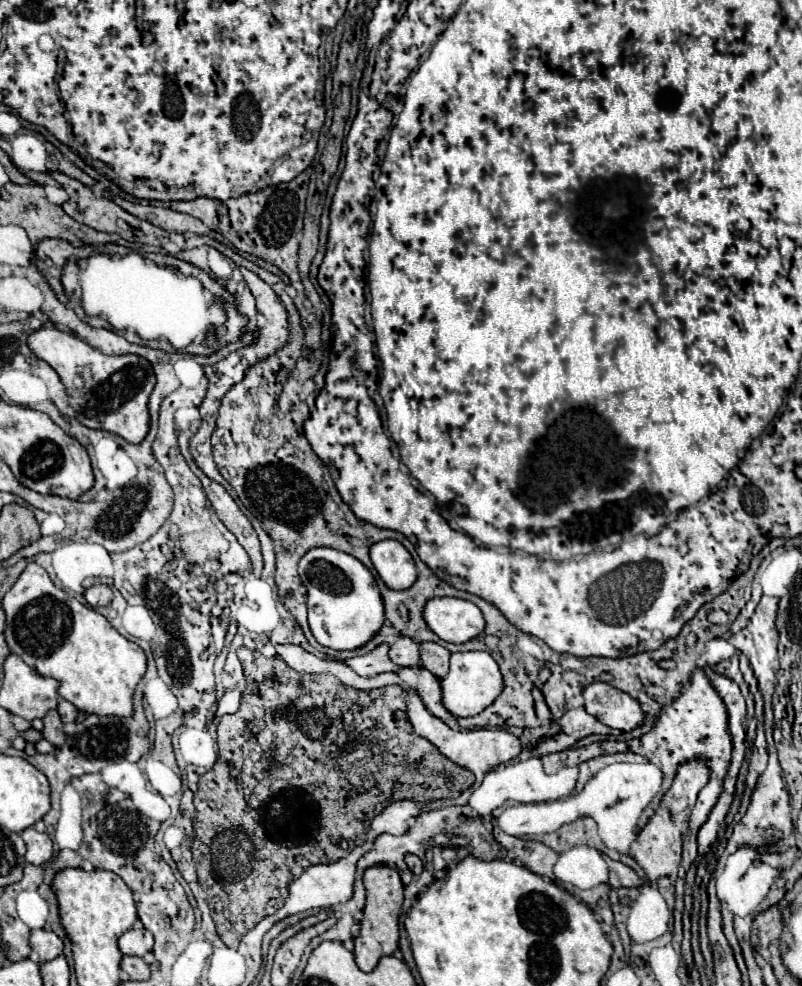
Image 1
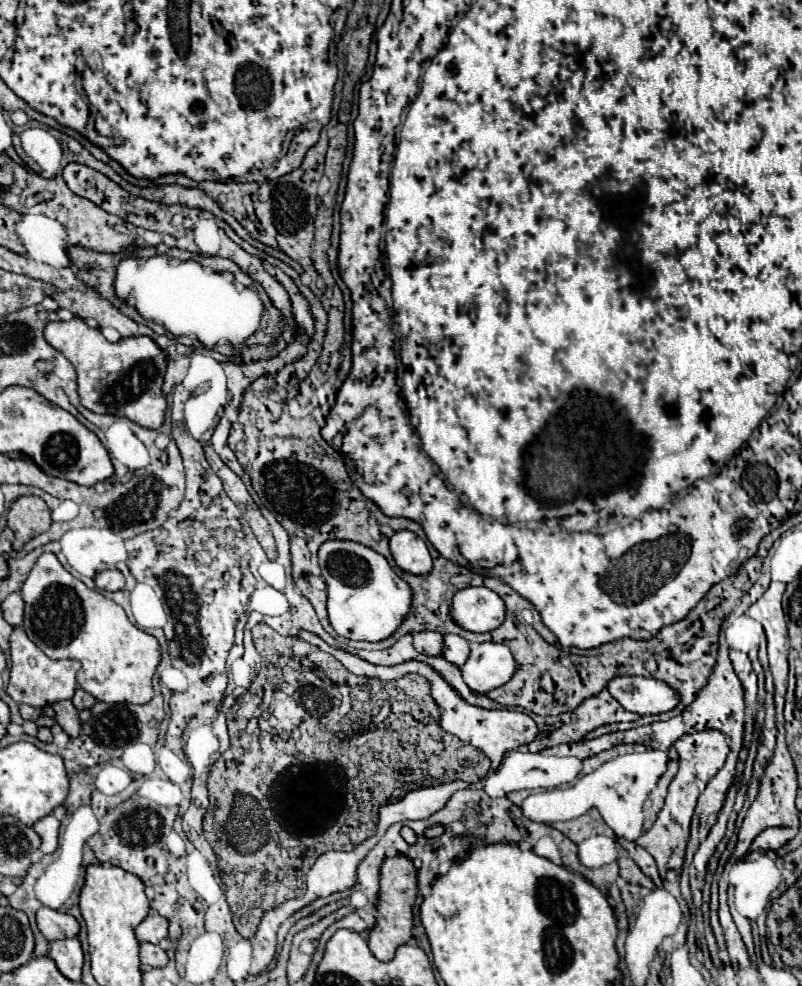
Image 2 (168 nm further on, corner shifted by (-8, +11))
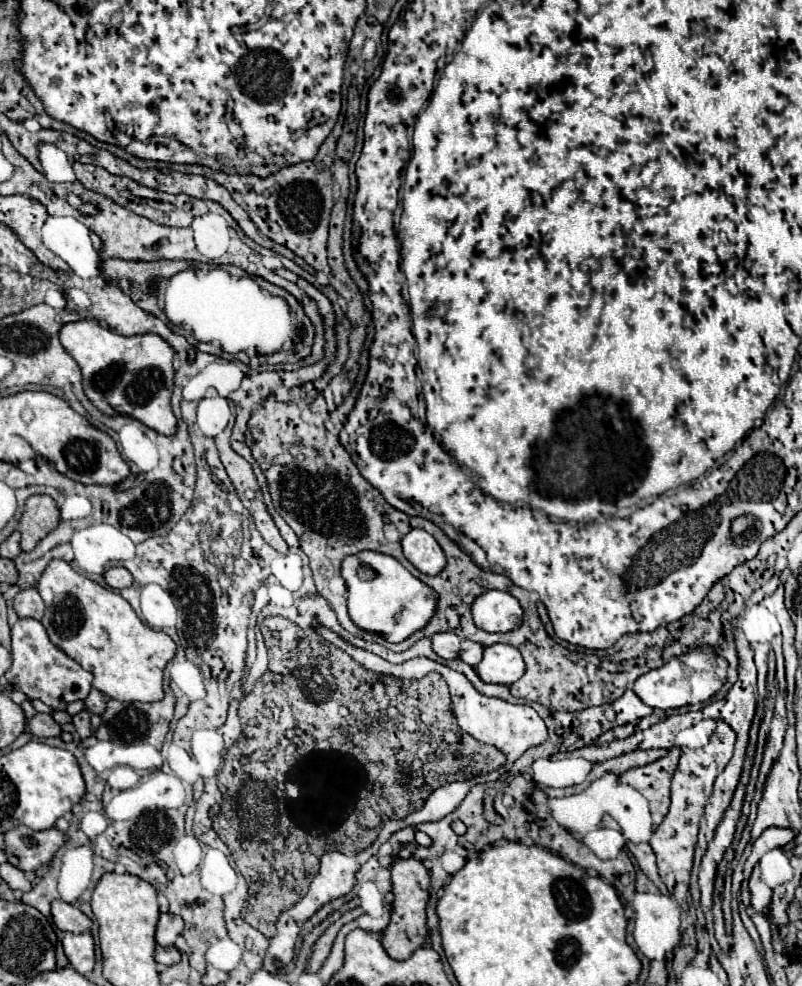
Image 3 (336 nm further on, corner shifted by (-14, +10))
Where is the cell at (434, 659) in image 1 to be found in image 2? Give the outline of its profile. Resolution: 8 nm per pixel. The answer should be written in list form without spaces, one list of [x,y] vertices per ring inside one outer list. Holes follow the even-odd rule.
[[[452,633],[444,637],[444,653],[442,653],[444,659],[462,667],[468,659],[468,653],[470,653],[470,647],[466,639],[462,639],[460,635],[452,635]]]

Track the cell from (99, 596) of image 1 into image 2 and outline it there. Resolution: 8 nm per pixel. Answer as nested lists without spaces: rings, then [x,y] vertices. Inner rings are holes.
[[[110,569],[110,571],[102,571],[94,577],[98,589],[102,591],[120,591],[124,589],[124,575],[118,569]]]

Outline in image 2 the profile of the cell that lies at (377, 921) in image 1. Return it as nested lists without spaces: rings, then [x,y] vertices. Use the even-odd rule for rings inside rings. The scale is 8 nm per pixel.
[[[396,855],[392,859],[386,859],[380,869],[380,901],[378,901],[378,917],[376,925],[370,931],[370,951],[380,961],[390,961],[396,953],[396,949],[412,939],[412,907],[418,895],[418,879],[416,879],[416,867],[412,861],[404,855]]]

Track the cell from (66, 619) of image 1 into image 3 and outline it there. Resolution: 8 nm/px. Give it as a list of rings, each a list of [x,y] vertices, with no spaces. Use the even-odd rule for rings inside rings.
[[[54,558],[38,582],[38,592],[46,604],[42,626],[50,642],[94,674],[92,686],[118,702],[158,702],[164,698],[164,666],[174,658],[174,640],[140,622],[132,606],[114,590],[102,588],[86,576],[74,572],[68,562]]]

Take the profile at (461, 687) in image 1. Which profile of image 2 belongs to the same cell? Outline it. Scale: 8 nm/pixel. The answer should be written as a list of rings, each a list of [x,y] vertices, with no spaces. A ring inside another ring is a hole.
[[[472,643],[470,657],[460,671],[470,689],[488,693],[512,679],[516,661],[510,649],[502,643]]]

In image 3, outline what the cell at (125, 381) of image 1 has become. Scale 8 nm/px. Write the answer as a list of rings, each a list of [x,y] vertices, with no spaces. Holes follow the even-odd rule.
[[[90,318],[64,324],[60,342],[80,364],[84,394],[100,412],[108,416],[132,416],[160,434],[174,434],[176,416],[170,408],[174,350],[160,336],[120,336]]]

